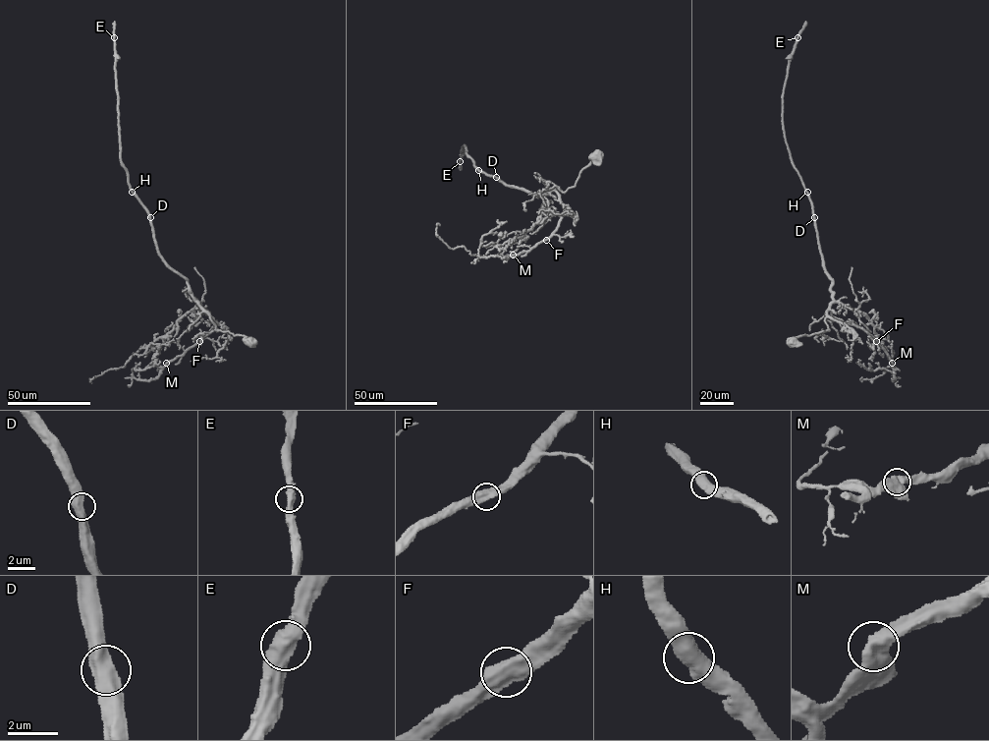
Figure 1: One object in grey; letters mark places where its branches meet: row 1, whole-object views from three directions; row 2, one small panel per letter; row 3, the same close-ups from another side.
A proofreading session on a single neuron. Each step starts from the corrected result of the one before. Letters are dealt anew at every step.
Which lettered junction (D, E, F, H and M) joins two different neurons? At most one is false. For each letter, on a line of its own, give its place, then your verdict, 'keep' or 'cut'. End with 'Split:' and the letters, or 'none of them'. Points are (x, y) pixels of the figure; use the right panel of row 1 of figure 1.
D: place (814, 217); keep
E: place (797, 37); keep
F: place (876, 341); keep
H: place (807, 192); keep
M: place (892, 363); keep
Split: none of them

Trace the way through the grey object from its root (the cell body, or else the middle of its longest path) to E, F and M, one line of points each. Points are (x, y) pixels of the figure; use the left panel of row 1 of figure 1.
E: (250, 342), (244, 336), (217, 329), (187, 280), (159, 253), (150, 215), (131, 188), (121, 160), (114, 37)
F: (250, 342), (244, 336), (217, 329), (210, 317), (217, 324), (199, 341)
M: (250, 342), (244, 336), (217, 329), (210, 317), (217, 324), (201, 339), (166, 363)

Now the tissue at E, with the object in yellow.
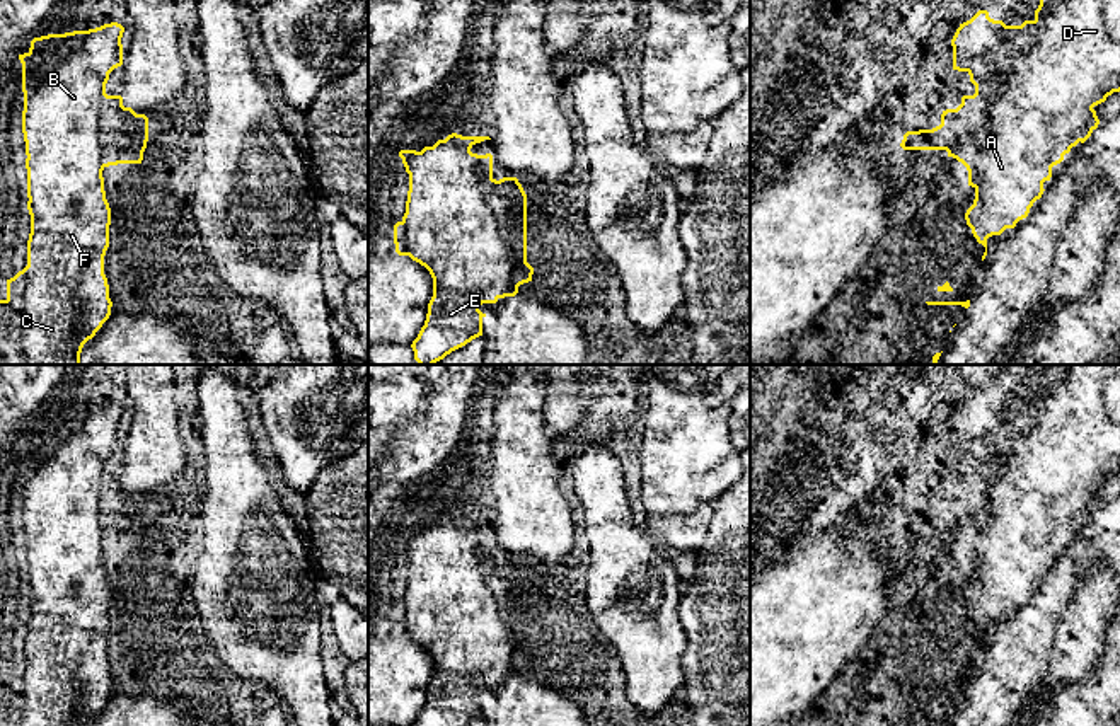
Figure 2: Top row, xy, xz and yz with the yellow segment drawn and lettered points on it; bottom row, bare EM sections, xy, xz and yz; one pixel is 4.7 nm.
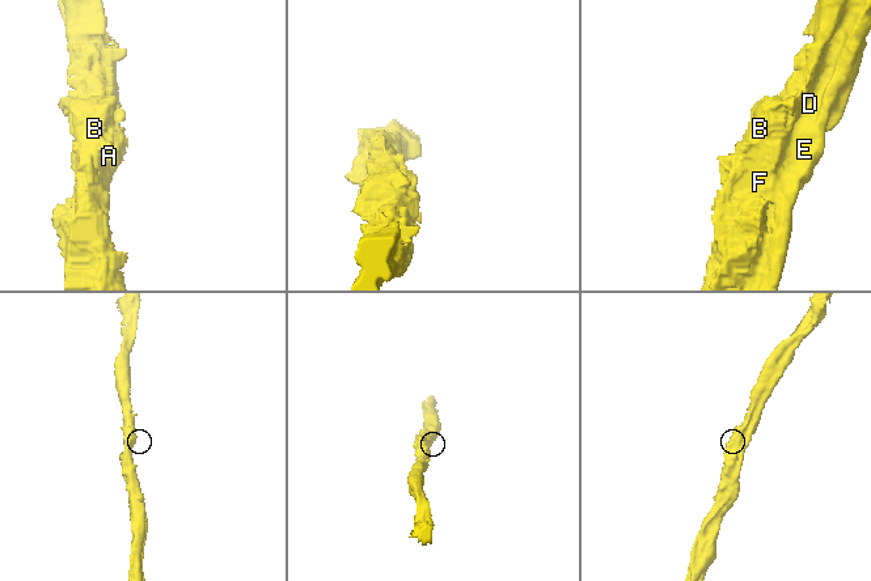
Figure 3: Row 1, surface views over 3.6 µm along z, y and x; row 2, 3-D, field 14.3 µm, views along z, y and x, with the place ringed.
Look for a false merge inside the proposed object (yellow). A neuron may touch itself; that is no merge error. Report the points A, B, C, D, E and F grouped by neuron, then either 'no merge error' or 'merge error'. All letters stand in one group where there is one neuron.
A B C D E F | no merge error

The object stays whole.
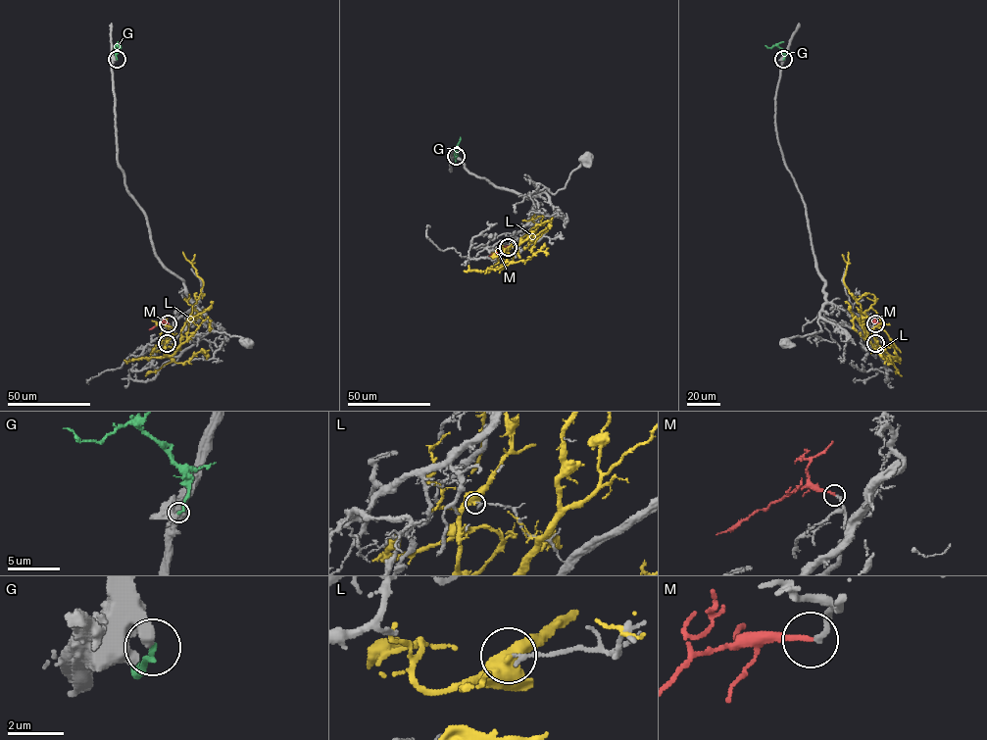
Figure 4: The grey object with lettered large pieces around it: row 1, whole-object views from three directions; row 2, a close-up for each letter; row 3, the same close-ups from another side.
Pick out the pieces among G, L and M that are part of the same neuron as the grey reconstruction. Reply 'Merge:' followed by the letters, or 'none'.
Merge: M

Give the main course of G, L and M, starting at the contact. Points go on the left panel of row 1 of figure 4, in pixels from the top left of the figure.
G: (117, 59), (115, 47), (121, 45)
L: (167, 343), (165, 354), (172, 356), (179, 346), (180, 331), (203, 285), (182, 252)
M: (168, 323), (162, 321), (149, 329)

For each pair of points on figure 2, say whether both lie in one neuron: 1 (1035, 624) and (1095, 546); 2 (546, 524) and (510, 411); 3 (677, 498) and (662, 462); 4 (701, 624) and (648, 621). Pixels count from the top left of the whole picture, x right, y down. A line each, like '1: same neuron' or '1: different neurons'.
1: same neuron
2: same neuron
3: same neuron
4: different neurons

